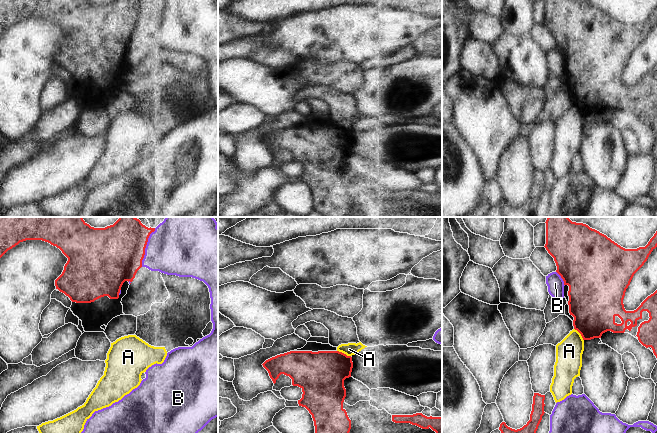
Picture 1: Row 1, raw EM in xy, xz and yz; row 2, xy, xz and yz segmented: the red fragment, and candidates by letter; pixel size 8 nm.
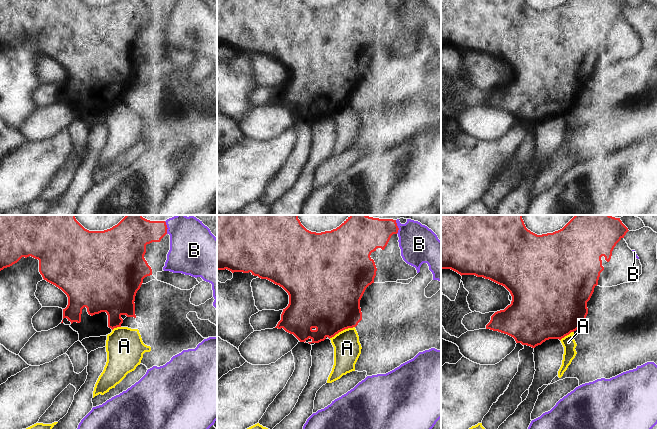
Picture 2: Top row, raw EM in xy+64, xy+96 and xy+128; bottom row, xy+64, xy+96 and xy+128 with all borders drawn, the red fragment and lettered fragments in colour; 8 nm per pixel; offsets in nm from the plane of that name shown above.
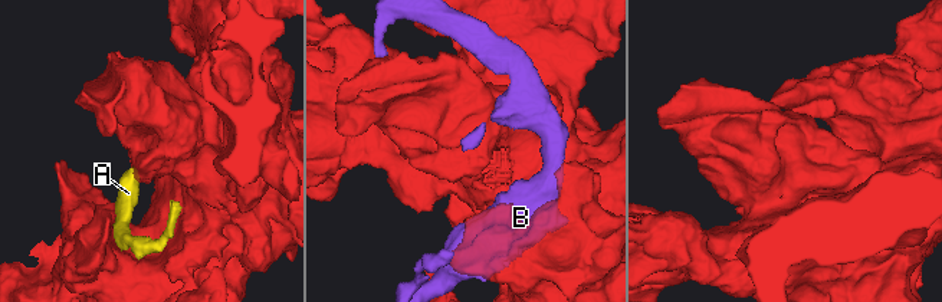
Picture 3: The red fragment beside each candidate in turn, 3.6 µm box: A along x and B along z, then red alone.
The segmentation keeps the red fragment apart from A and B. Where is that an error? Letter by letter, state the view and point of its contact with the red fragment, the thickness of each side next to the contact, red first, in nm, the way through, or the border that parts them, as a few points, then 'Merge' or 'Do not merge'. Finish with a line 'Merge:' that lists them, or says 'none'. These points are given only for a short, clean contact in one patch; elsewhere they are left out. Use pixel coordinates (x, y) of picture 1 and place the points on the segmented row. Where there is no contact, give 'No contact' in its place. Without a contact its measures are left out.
A: Touches red at xz (343, 353). Thickness 380 nm (red) against 100 nm. Boundary: xz (337, 350), (350, 356). Do not merge
B: Touches red at xy (145, 247). Thickness 440 nm (red) against 440 nm. Do not merge
Merge: none.

